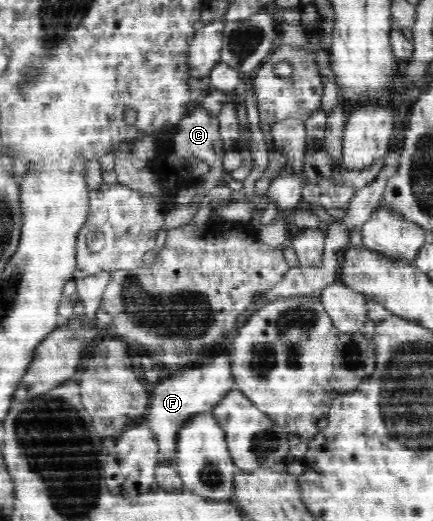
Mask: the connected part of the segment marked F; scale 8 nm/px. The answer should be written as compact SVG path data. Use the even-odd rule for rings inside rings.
M228 352L218 354L210 364L204 364L200 368L188 368L180 376L160 382L156 386L156 390L152 392L150 416L146 420L148 420L148 426L152 428L152 432L156 434L162 458L174 458L178 430L188 422L190 416L196 416L200 412L210 412L218 404L218 398L222 399L222 394L228 394L230 390L235 389L234 378L230 374L231 366L228 354Z

